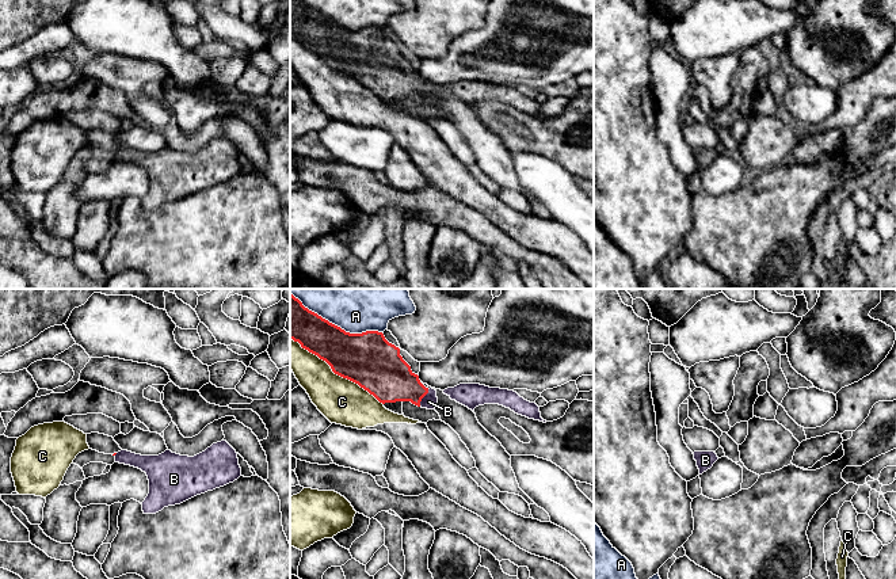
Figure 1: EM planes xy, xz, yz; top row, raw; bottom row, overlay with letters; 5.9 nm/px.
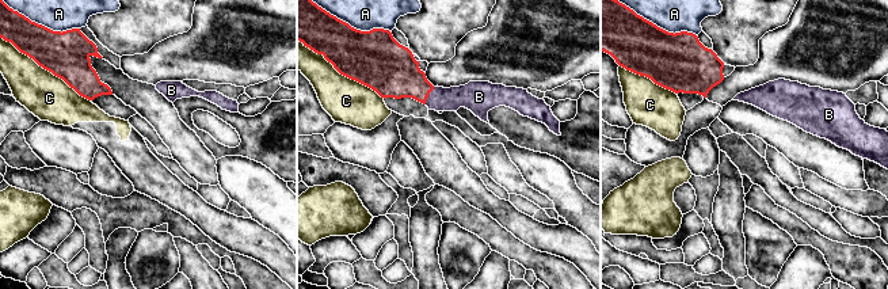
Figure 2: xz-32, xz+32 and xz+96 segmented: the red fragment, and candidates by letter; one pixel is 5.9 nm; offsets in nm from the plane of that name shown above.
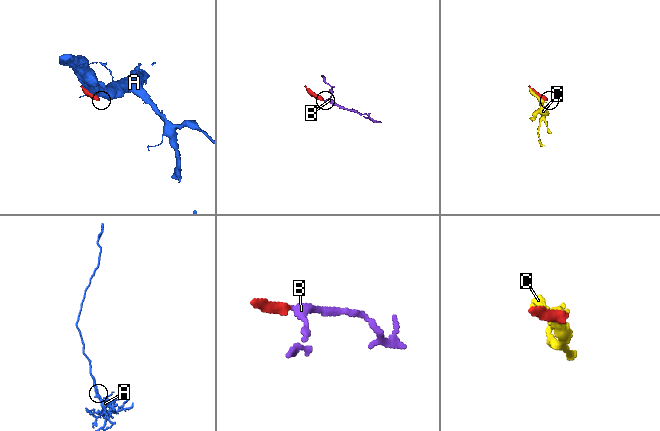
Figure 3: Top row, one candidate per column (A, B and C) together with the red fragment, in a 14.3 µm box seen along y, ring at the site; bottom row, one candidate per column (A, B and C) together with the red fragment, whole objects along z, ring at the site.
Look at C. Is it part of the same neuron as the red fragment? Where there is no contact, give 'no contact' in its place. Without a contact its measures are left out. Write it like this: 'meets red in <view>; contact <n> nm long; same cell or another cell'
meets red in xz; contact 700 nm long; another cell

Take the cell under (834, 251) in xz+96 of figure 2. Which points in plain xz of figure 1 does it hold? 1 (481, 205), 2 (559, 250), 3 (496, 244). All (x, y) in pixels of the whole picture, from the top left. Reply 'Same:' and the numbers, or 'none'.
Same: 3

